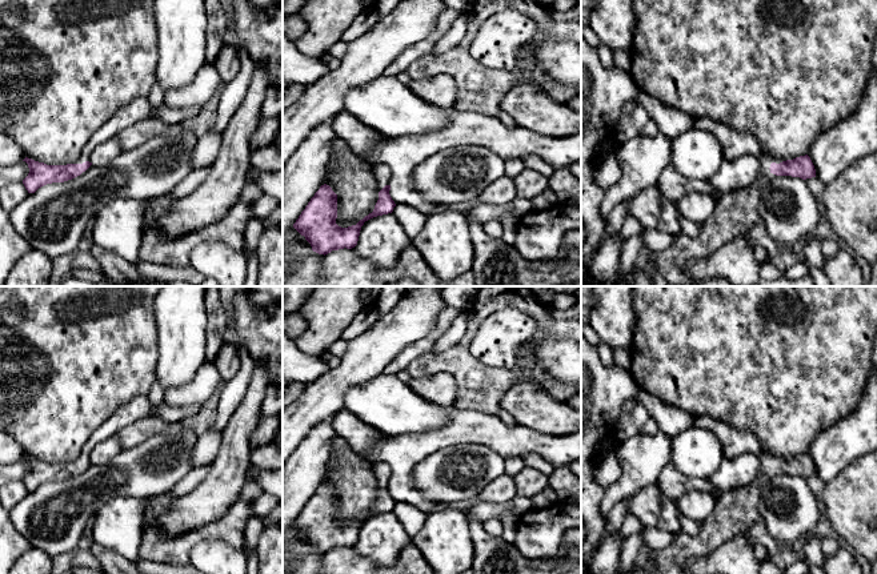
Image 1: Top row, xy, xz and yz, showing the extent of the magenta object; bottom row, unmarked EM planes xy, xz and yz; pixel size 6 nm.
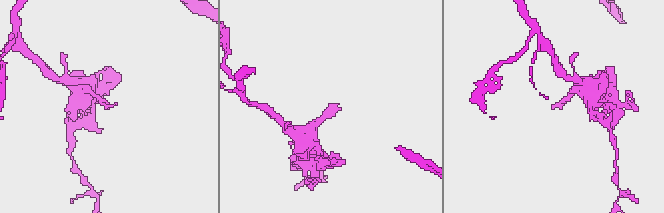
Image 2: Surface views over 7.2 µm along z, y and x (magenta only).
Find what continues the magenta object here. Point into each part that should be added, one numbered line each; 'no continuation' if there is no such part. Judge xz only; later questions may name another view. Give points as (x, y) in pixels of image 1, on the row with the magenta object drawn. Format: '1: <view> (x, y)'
1: xz (383, 175)

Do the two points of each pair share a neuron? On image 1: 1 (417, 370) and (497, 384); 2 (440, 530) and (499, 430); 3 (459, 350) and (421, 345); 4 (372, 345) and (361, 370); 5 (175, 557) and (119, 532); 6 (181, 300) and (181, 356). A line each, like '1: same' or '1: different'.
1: same
2: different
3: different
4: same
5: different
6: same

